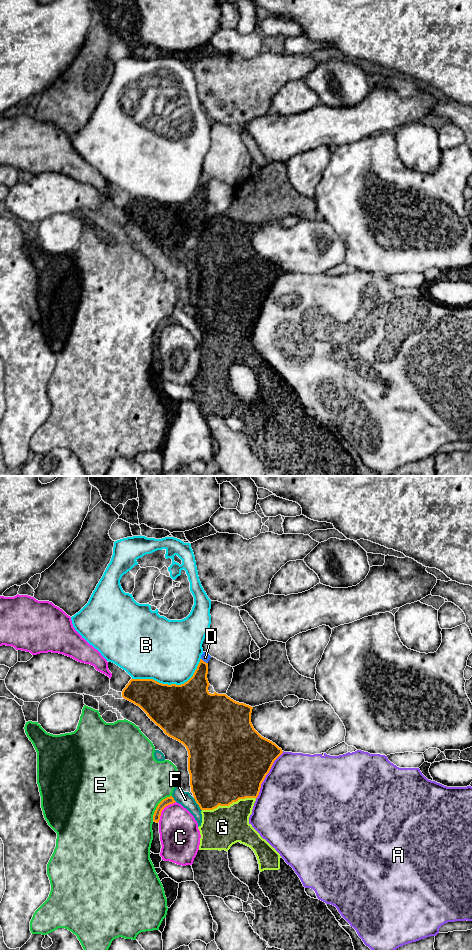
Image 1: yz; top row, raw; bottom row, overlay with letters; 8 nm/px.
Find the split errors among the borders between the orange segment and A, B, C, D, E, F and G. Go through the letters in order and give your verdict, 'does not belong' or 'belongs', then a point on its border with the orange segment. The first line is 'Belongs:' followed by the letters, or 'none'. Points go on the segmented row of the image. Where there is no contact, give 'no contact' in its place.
Belongs: D, G
A: does not belong; contact yz (266, 774)
B: does not belong; contact yz (171, 684)
C: does not belong; contact yz (163, 808)
D: belongs; contact yz (203, 661)
E: does not belong; contact yz (157, 806)
F: does not belong; contact yz (197, 803)
G: belongs; contact yz (228, 805)

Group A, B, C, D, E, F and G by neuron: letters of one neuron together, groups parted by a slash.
A / B / C / D G / E / F

